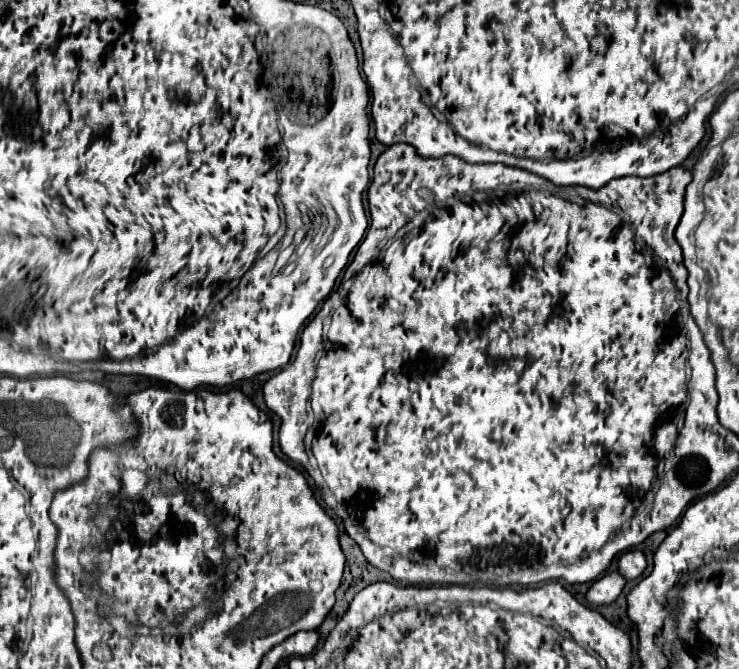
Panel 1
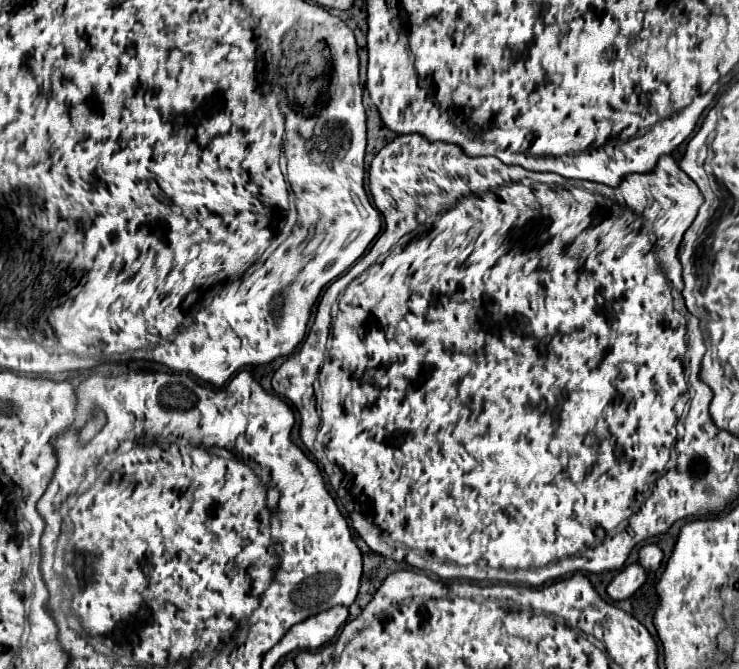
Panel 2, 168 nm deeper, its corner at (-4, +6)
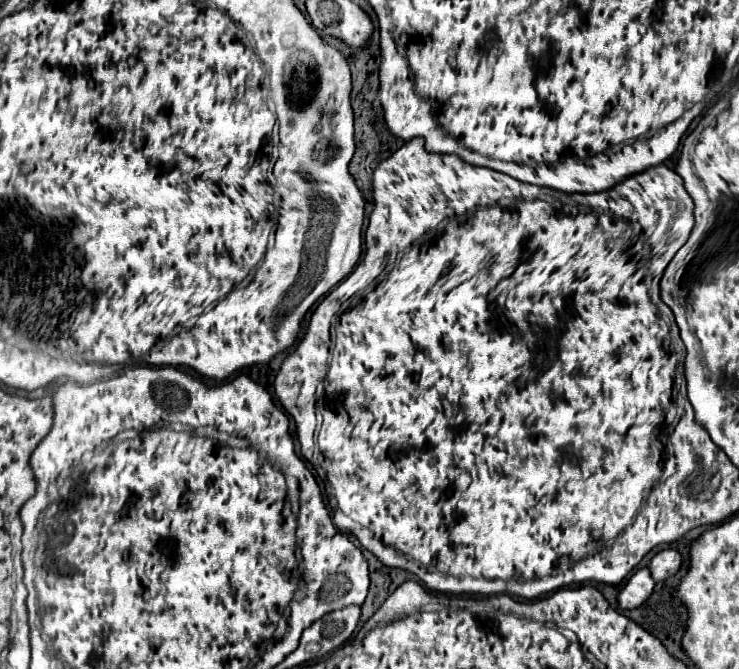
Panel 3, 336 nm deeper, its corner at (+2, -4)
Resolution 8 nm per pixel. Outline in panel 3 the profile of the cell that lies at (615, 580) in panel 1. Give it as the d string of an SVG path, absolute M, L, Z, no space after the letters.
M640 568L638 572L634 572L626 584L622 586L622 590L618 592L618 606L622 610L632 610L638 608L652 592L654 588L654 580L648 572L648 568Z

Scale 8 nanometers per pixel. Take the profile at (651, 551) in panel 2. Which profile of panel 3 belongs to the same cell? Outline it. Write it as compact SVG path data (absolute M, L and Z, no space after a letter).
M660 550L648 564L648 570L656 582L666 580L668 576L676 574L682 564L682 556L676 550Z

